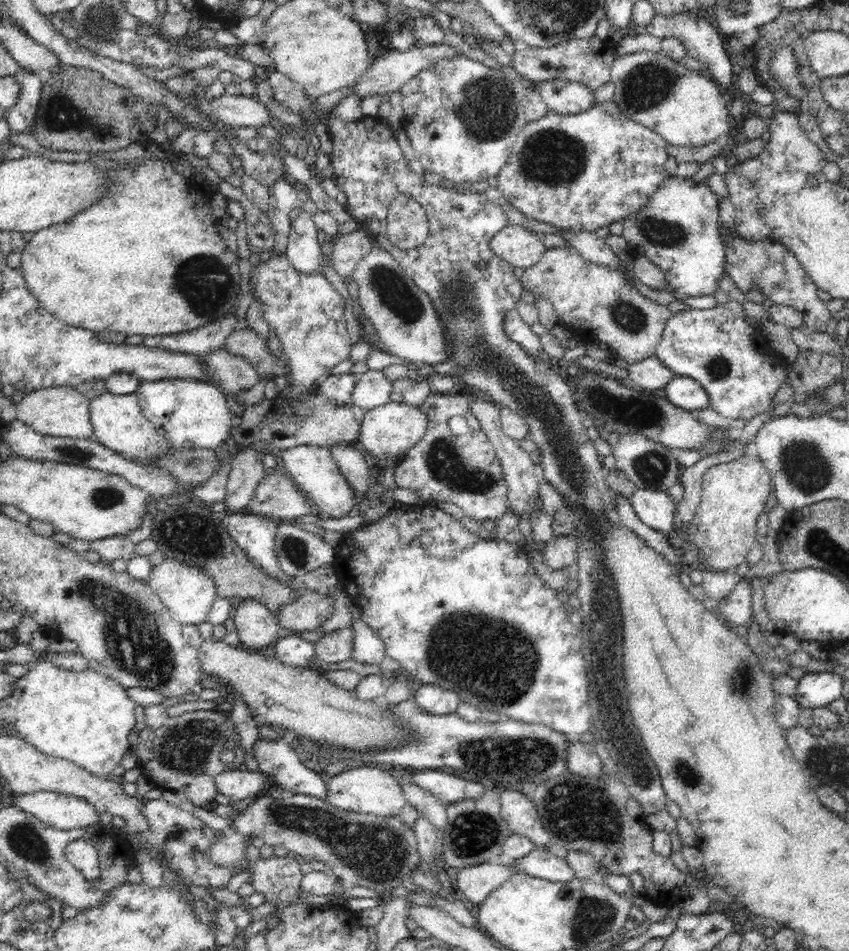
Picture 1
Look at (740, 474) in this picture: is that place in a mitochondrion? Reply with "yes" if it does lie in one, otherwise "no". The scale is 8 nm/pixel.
no

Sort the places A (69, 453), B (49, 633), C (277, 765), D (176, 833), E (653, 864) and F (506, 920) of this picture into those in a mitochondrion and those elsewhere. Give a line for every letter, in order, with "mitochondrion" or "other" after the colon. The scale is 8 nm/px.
A: mitochondrion
B: other
C: other
D: mitochondrion
E: other
F: other

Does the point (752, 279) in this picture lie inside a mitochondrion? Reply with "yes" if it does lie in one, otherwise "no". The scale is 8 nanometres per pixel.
yes

